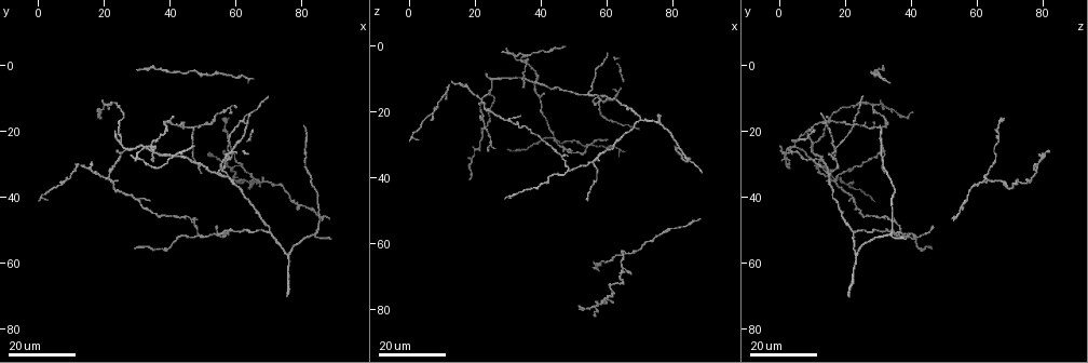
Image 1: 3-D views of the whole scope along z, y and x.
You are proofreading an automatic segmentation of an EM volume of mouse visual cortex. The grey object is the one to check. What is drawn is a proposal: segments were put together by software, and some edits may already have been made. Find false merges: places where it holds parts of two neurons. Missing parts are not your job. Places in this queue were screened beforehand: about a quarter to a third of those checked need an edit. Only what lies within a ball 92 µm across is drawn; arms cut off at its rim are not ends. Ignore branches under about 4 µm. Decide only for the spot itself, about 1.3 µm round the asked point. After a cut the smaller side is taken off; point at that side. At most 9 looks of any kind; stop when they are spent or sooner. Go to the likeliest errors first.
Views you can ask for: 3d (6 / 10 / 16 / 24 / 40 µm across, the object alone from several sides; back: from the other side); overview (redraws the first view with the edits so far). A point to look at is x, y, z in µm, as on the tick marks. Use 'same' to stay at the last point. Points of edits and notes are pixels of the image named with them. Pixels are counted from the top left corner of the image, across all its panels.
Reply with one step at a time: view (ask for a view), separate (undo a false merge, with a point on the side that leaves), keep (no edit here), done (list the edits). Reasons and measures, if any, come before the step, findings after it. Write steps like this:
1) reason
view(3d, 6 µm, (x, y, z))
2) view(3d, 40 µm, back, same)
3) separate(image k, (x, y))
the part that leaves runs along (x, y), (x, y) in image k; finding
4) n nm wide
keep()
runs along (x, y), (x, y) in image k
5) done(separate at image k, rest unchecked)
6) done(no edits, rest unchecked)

three-way junction
view(3d, 16 µm, (55.5, 51.0, 35.5))

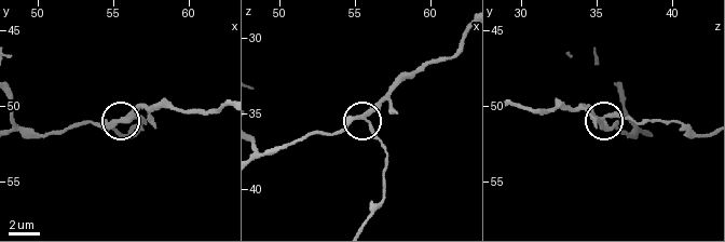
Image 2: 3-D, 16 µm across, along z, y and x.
zoom in
view(3d, 6 µm, (55.6, 50.8, 35.2))

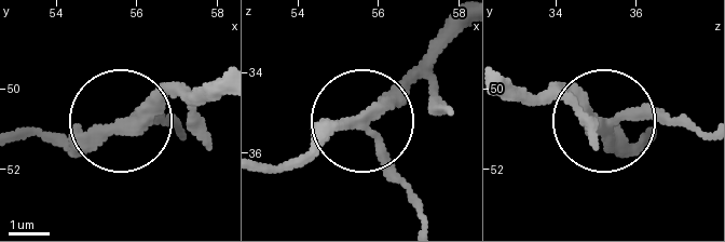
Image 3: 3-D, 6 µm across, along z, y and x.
3 arms
keep()
runs along (457, 27), (369, 120), (379, 162), (413, 200) in image 3; all the same neuron

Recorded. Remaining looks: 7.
four or more arms meet
view(3d, 16 µm, (22.5, 35.5, 17.5))

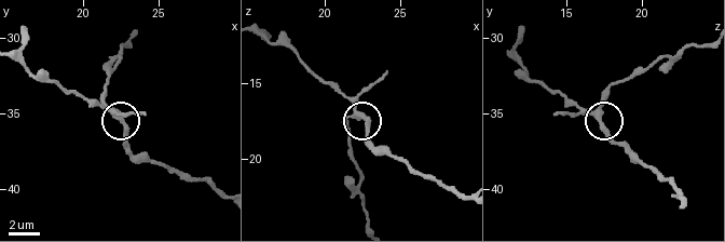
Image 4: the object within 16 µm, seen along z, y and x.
view(3d, 6 µm, (22.0, 35.0, 16.8))

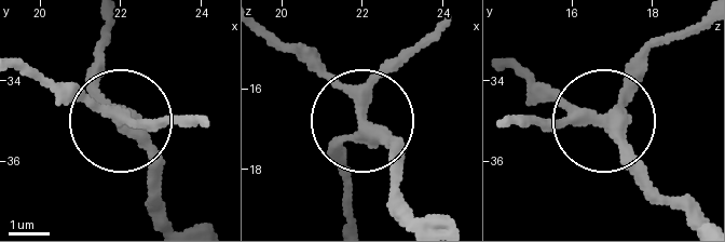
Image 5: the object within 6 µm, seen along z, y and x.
view(3d, 6 µm, back, (22.00, 34.90, 16.85))

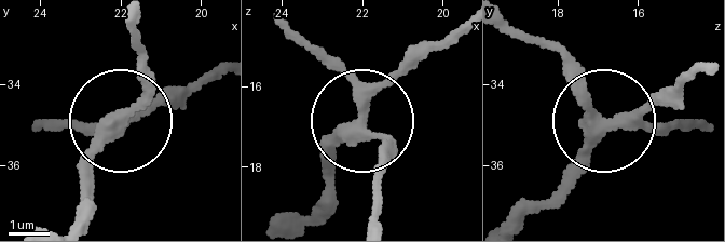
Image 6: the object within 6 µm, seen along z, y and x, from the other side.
keep()
runs along (312, 210), (329, 155), (364, 124), (387, 148), (380, 176) in image 6; all the same neuron

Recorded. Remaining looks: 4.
thin arm on a thick one
view(3d, 24 µm, (57.5, 28.0, 16.5))

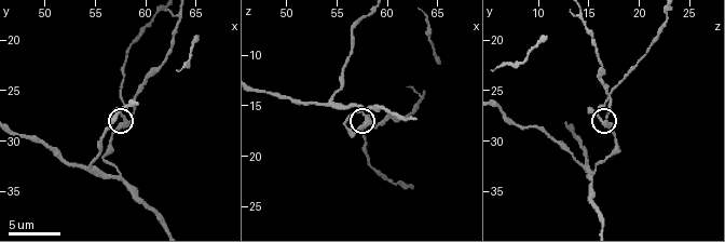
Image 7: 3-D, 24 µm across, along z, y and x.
closer look
view(3d, 6 µm, (57.8, 28.2, 16.4))

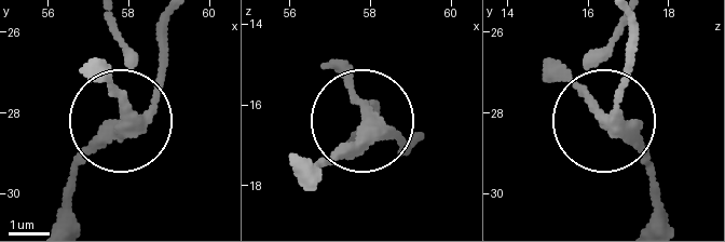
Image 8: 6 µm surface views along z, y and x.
4 arms
keep()
runs along (646, 223), (646, 160), (609, 119), (635, 29) in image 8; one neuron here

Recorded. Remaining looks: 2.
side arm on a straight run
view(3d, 24 µm, (34.5, 27.0, 8.0))

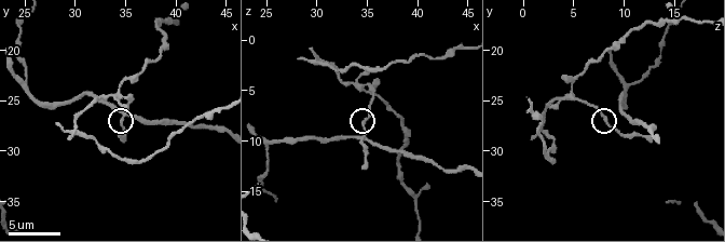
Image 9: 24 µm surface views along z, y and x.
view(3d, 6 µm, (34.6, 27.0, 8.2))

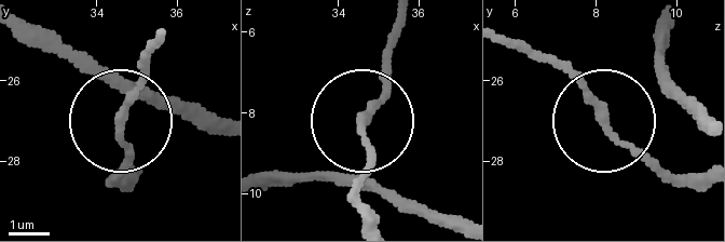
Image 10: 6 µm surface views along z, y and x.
keep()
runs along (427, 222), (375, 187), (366, 125), (358, 195) in image 10; one neuron here

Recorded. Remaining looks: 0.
done(no edits, rest unchecked)

